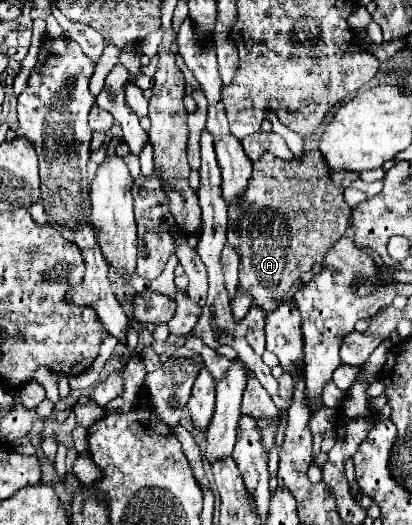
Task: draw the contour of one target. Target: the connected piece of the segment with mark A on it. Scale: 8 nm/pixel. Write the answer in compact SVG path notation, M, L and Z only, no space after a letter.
M318 150L306 152L300 160L290 162L272 156L270 152L254 162L252 178L244 190L244 200L239 205L228 206L227 245L240 256L240 288L252 292L252 306L260 308L264 316L274 312L288 296L294 284L304 272L310 272L314 264L322 262L326 252L344 236L350 224L350 208L344 202L344 188L330 178L328 164Z

